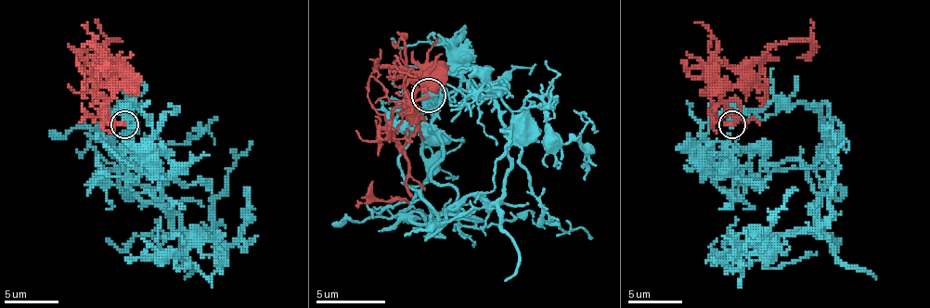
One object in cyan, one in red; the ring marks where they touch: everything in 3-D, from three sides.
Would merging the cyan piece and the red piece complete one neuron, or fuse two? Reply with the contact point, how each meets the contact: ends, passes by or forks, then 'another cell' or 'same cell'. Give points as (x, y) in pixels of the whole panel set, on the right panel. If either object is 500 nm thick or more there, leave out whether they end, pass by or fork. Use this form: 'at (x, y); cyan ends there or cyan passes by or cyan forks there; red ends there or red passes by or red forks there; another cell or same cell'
at (732, 124); cyan forks there; red ends there; same cell

